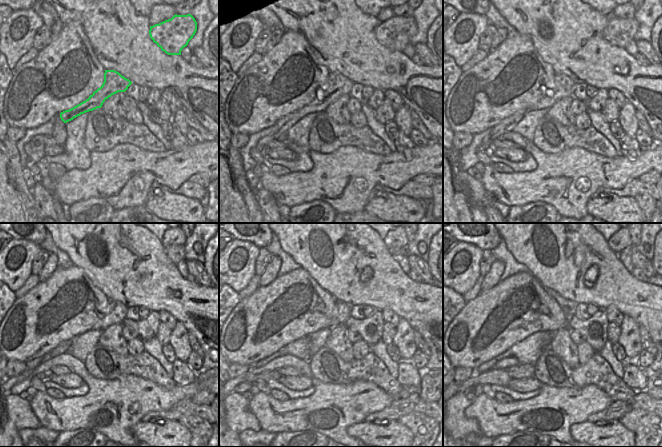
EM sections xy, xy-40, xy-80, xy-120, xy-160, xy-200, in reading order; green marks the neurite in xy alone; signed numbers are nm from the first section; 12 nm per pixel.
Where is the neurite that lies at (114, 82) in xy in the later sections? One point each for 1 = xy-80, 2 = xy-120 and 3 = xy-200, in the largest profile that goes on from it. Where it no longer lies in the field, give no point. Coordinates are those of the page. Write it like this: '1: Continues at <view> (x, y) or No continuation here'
1: Continues at xy-80 (565, 86)
2: Continues at xy-120 (117, 311)
3: Continues at xy-200 (568, 313).

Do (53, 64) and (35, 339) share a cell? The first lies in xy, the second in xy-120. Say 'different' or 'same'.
same

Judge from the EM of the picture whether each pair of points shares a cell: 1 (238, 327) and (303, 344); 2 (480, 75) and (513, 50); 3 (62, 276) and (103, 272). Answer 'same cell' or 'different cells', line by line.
1: different cells
2: same cell
3: different cells

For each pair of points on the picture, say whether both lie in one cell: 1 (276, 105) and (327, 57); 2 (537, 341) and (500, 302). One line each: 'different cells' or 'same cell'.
1: different cells
2: different cells

